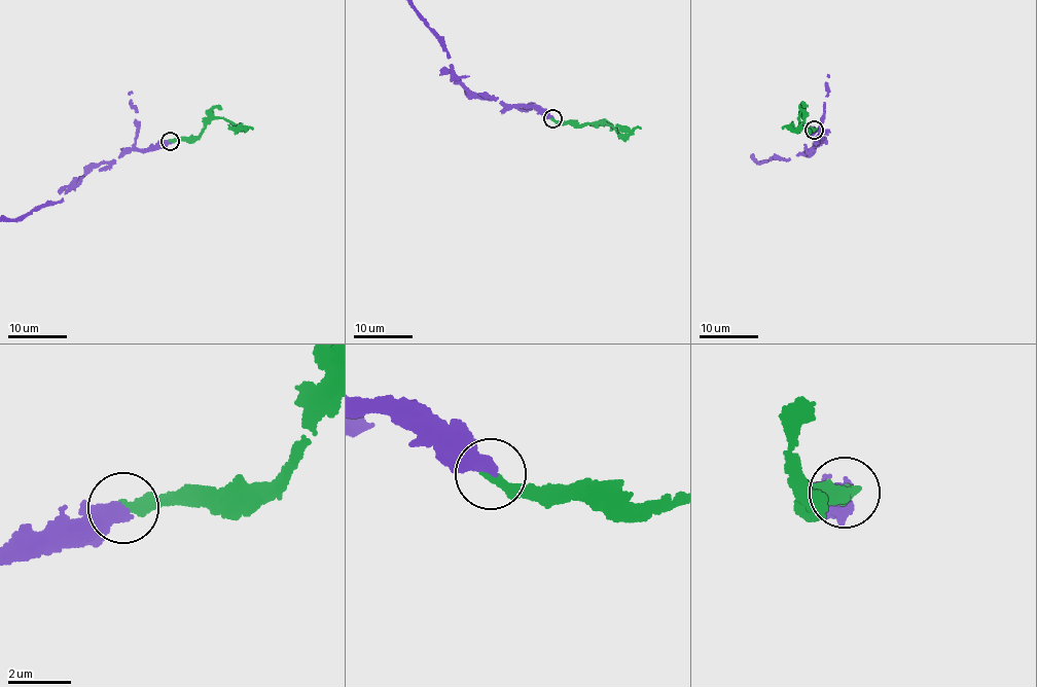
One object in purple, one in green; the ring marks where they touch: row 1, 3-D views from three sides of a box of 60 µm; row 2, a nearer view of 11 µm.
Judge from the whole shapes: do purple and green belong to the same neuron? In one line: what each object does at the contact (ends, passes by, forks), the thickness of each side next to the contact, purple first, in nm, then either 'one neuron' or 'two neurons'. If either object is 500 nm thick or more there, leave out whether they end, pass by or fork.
550 nm thick on the purple side, 360 nm on the other; one neuron

